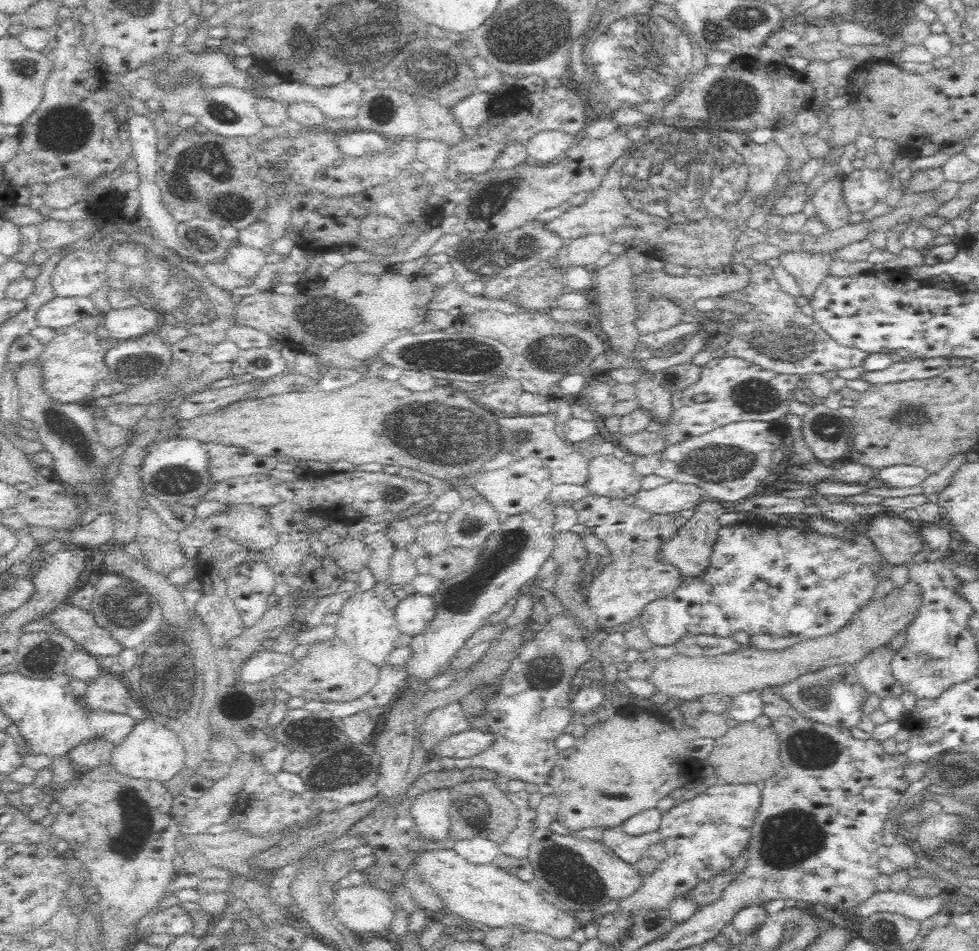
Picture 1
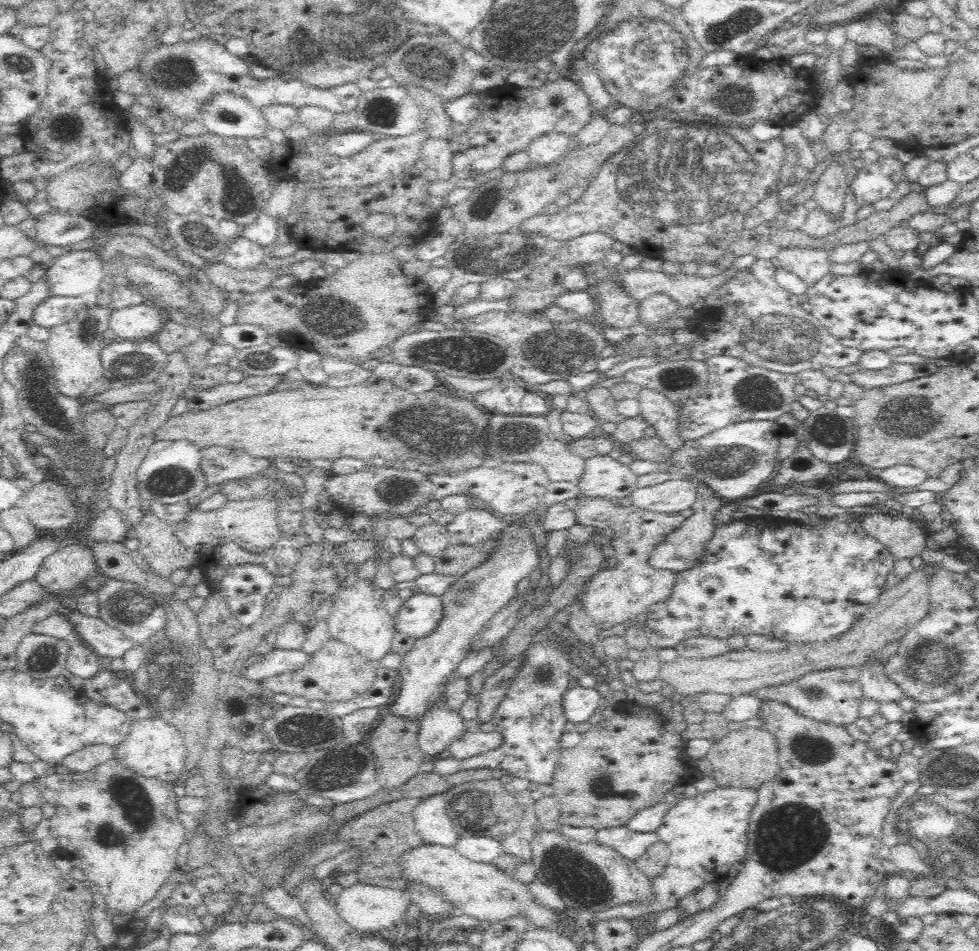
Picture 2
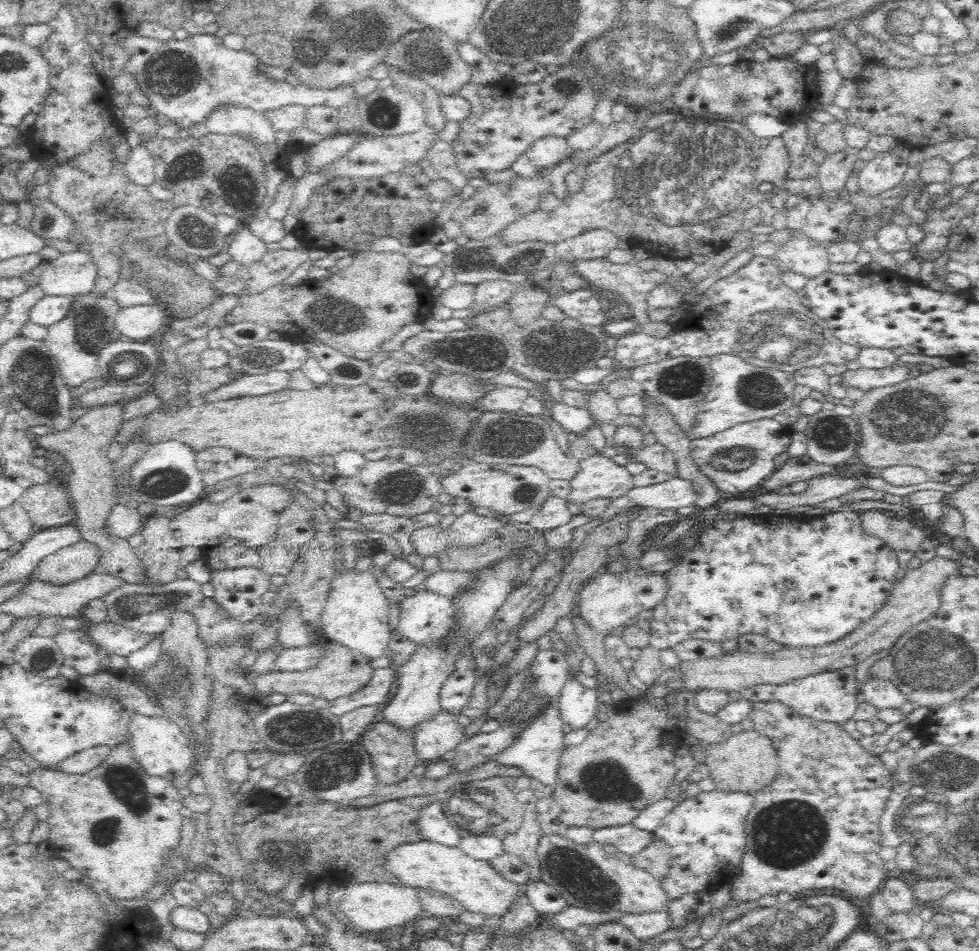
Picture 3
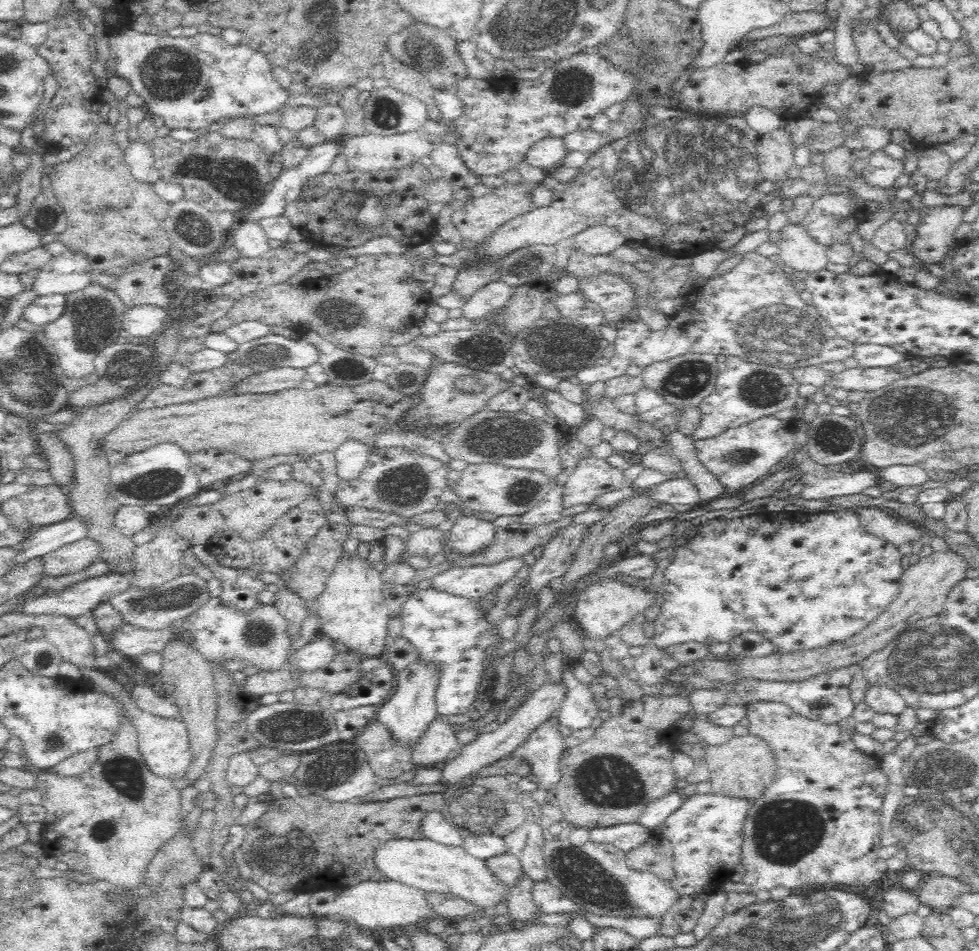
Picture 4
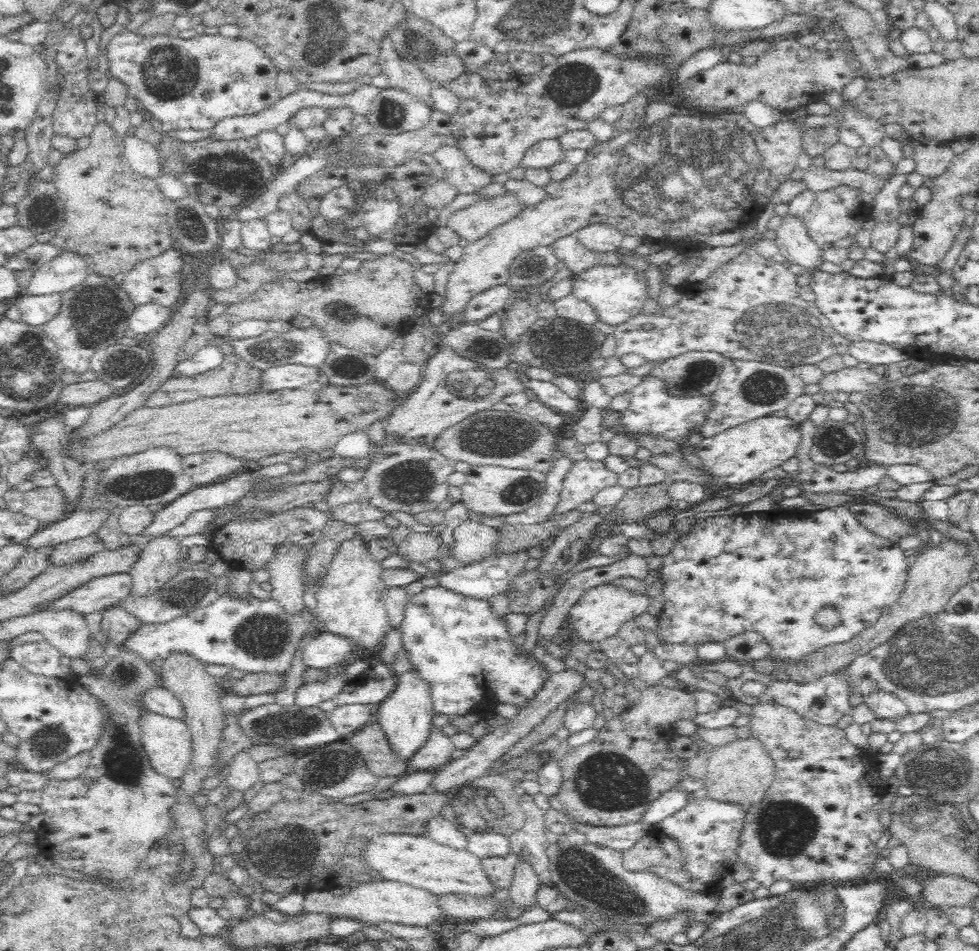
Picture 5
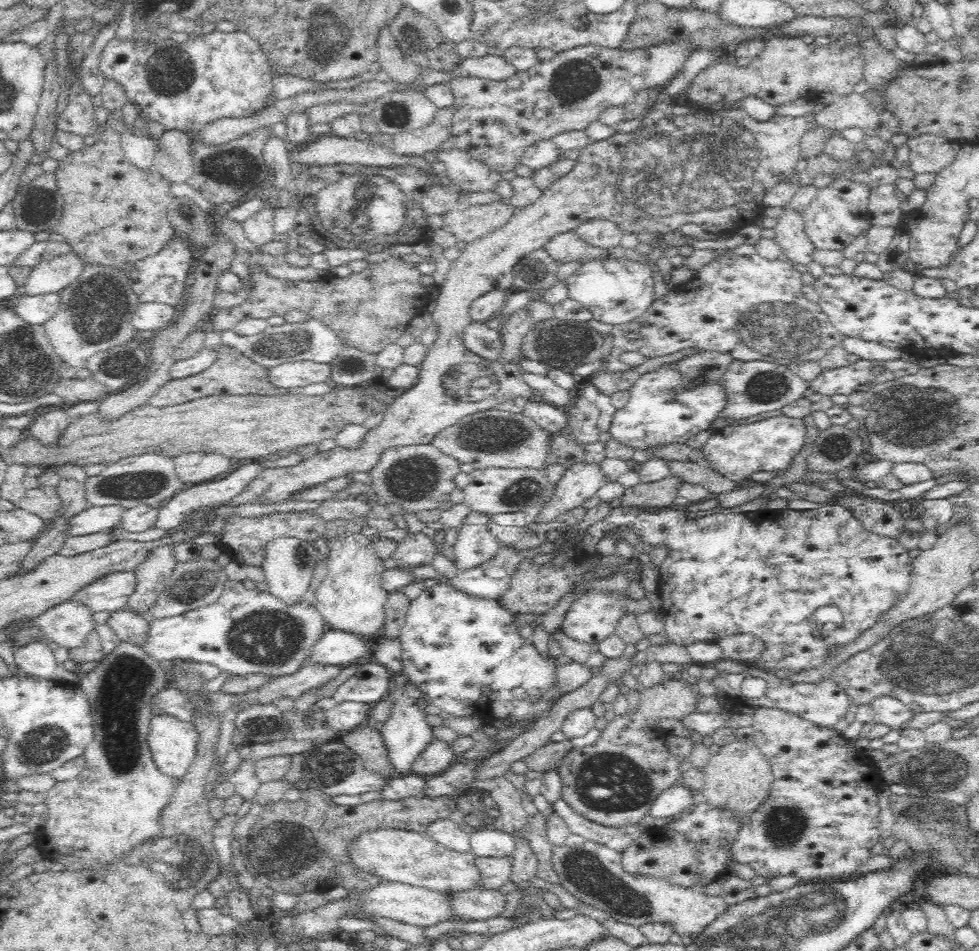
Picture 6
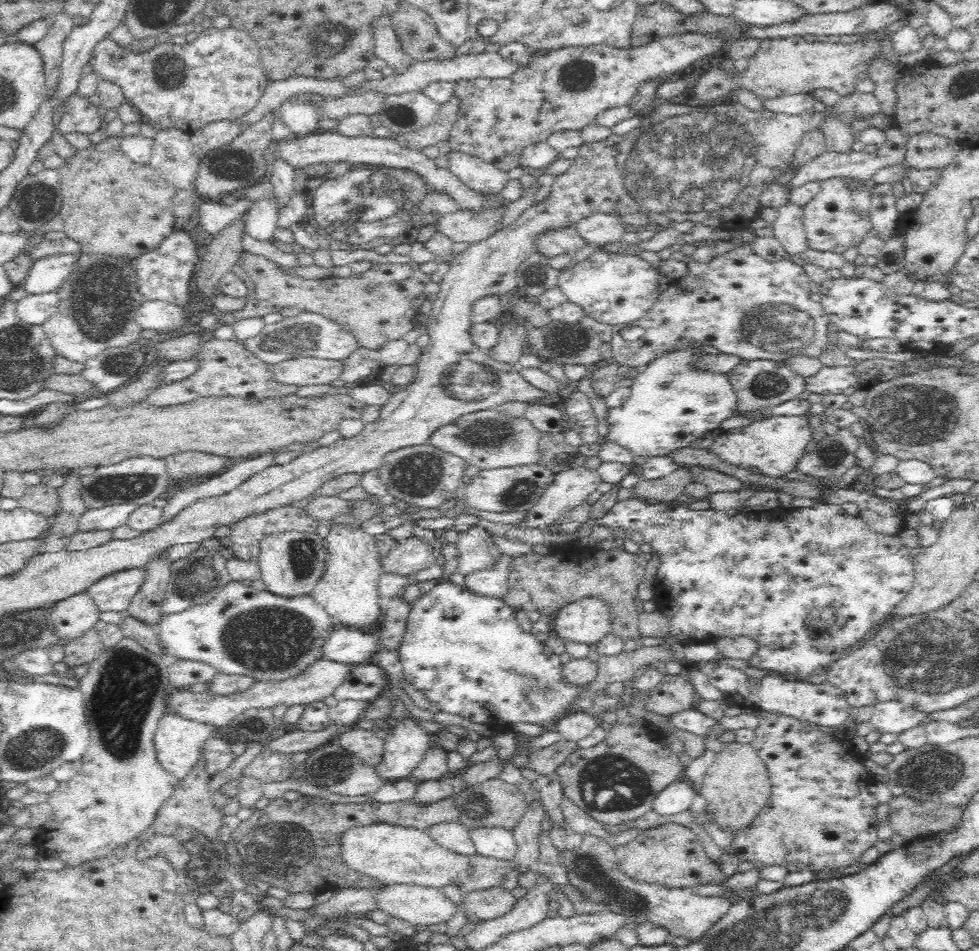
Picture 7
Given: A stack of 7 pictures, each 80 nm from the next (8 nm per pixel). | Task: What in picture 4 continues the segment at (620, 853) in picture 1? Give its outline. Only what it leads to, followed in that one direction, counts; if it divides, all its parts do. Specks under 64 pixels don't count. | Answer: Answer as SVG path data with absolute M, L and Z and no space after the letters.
M638 823L591 828L589 832L590 841L601 845L611 845L624 853L640 847L651 836L652 832Z

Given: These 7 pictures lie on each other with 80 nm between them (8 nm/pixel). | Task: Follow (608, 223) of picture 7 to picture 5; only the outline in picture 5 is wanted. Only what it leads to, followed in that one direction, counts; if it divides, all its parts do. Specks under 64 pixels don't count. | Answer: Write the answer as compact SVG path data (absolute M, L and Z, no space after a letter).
M593 224L575 232L582 247L591 252L607 253L616 251L622 244L624 234L609 224Z

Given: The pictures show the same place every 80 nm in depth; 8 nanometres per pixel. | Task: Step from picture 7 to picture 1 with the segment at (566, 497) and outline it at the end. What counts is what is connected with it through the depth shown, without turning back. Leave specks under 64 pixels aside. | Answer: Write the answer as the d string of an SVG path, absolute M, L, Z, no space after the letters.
M614 455L589 457L588 473L585 487L591 495L623 500L641 490L643 477L635 470L634 464L624 463Z

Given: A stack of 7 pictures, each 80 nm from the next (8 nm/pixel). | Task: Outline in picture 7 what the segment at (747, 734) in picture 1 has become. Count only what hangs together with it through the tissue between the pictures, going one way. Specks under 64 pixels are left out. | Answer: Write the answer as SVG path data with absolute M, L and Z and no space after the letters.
M733 741L717 747L714 762L708 766L706 776L697 792L706 799L707 812L715 818L719 828L735 834L752 822L771 797L768 775L767 764L751 744Z

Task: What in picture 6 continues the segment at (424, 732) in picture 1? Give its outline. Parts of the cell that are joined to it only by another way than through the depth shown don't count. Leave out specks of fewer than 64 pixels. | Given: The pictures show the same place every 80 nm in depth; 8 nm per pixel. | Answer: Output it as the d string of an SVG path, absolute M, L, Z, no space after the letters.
M434 737L426 749L420 752L417 760L414 760L411 773L430 778L446 770L455 759L454 746Z

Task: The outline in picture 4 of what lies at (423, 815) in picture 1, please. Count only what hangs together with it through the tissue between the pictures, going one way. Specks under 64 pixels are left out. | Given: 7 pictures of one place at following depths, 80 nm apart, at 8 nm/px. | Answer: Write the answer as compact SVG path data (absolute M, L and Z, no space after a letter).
M440 809L428 810L421 820L420 828L424 838L443 845L462 847L463 838L460 831L447 821L447 817L441 813Z

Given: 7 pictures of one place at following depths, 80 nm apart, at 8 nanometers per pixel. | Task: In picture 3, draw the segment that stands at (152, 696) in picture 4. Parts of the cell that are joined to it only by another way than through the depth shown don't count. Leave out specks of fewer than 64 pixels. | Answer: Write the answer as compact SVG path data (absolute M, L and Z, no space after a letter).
M102 669L98 673L88 676L78 676L76 679L90 694L98 697L108 697L122 705L128 714L138 714L145 717L164 717L164 709L160 709L144 691L140 690L137 682L118 679L110 669Z

